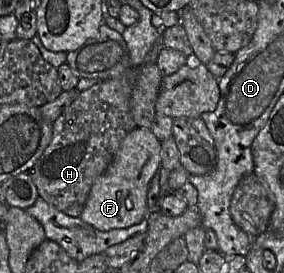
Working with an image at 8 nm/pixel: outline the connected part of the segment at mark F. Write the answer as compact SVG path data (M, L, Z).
M134 128L122 140L105 172L93 183L79 218L101 231L128 228L141 222L148 215L149 183L160 167L161 142L150 128Z

